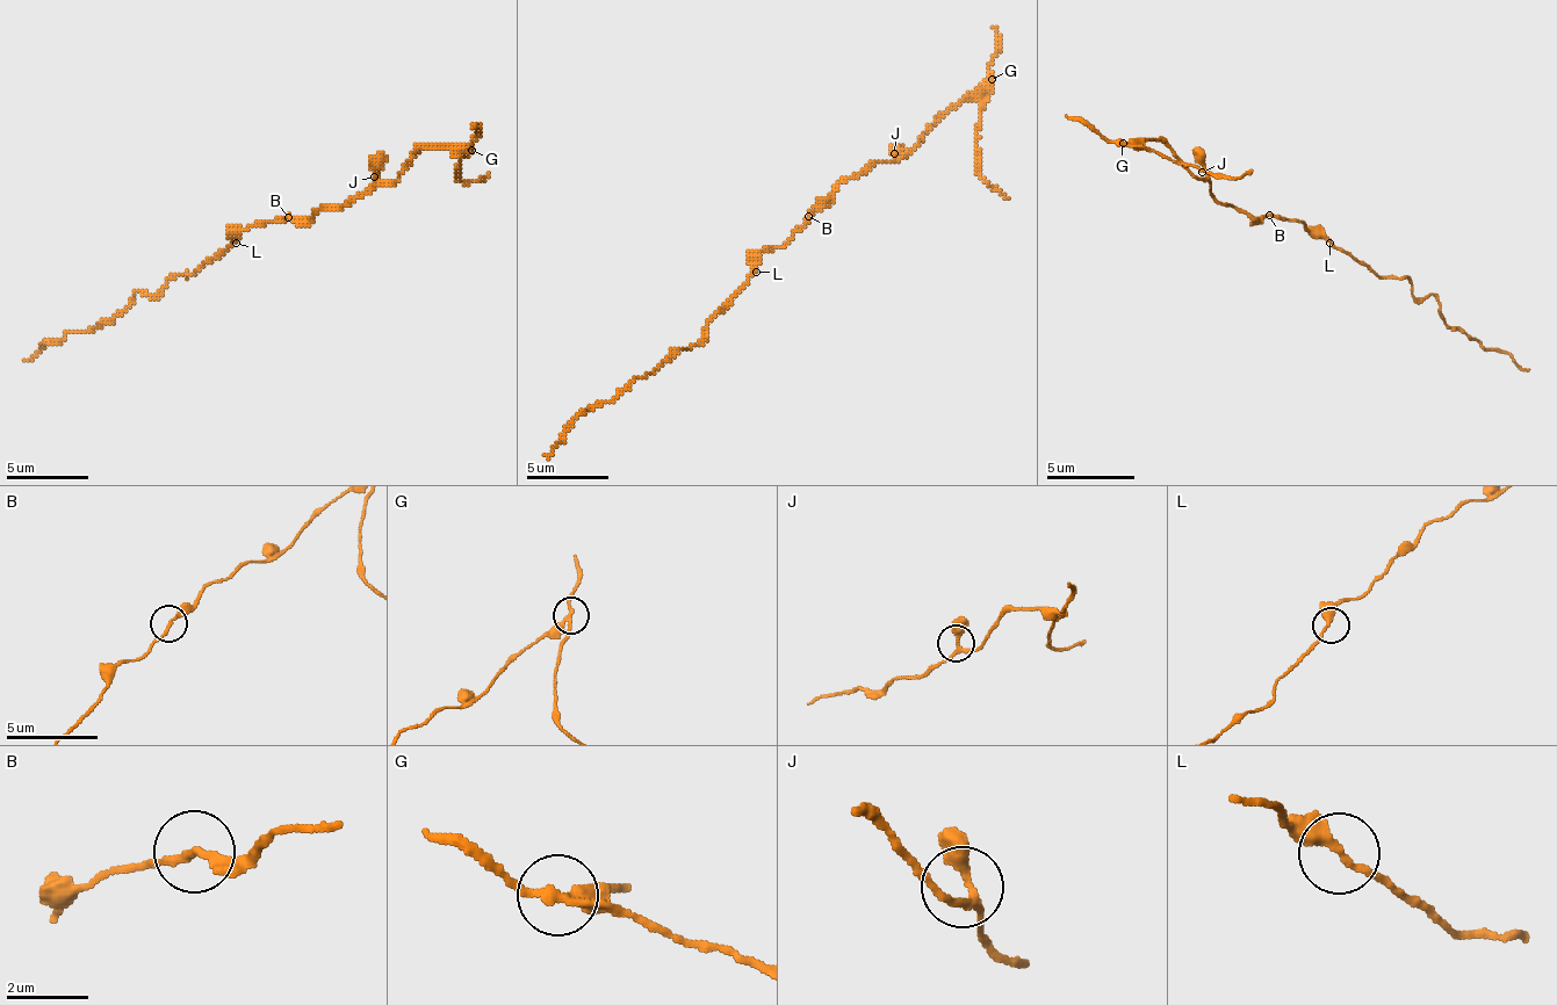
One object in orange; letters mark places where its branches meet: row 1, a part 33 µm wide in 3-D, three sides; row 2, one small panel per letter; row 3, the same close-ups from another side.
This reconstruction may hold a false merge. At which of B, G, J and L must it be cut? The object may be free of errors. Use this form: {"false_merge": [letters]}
{"false_merge": ["G"]}

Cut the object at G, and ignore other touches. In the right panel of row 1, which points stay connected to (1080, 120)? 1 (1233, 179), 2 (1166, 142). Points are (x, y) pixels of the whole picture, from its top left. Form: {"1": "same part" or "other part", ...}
{"1": "same part", "2": "other part"}

